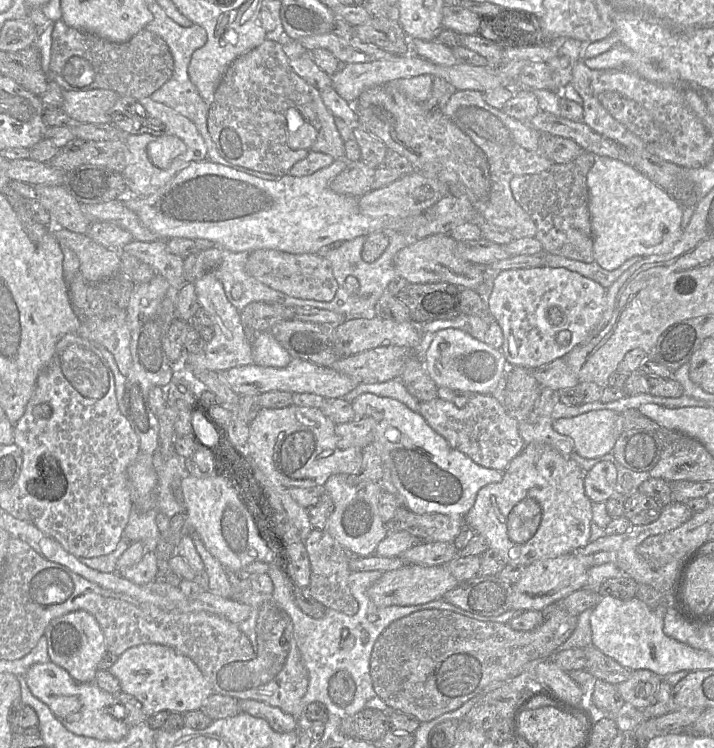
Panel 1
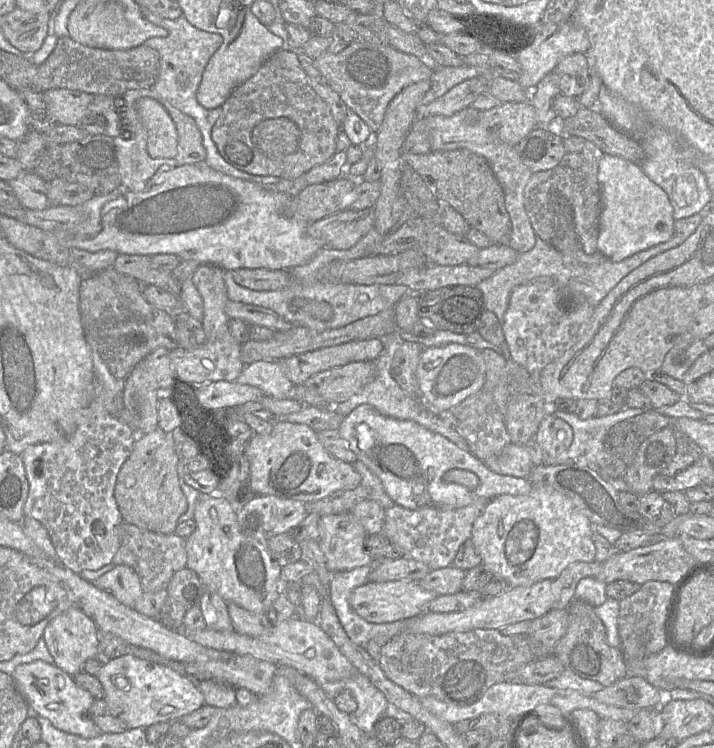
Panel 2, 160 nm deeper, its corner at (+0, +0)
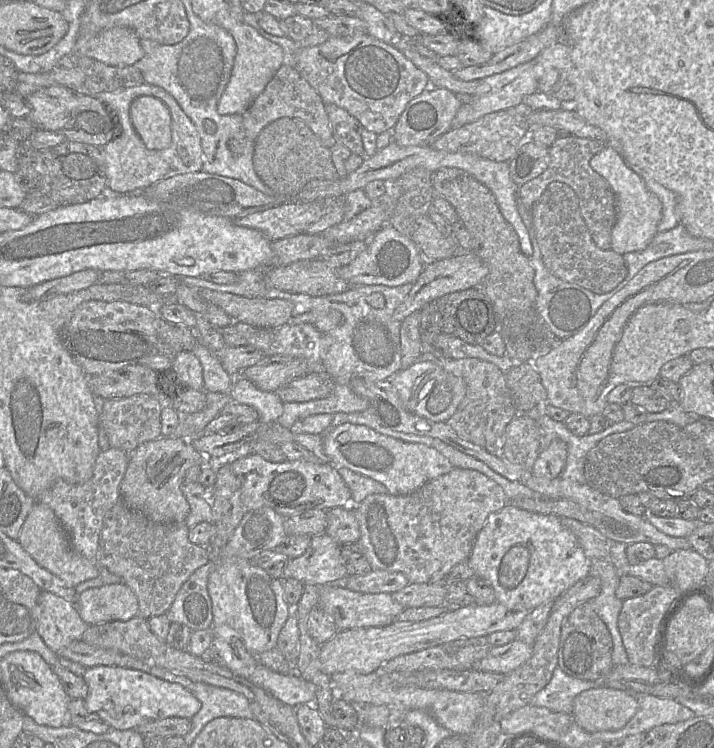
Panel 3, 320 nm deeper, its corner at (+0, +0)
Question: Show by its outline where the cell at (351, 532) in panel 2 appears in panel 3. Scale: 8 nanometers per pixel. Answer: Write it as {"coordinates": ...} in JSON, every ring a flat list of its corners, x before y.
{"coordinates":[[325,532,313,536,305,553,290,559,285,578,294,578,303,585,323,586,348,576,341,547]]}

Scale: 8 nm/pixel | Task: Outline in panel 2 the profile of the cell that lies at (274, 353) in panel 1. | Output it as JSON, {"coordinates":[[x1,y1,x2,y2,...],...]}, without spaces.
{"coordinates":[[279,360,257,361,245,366,235,380,240,384,254,386,266,396,289,399,293,383,284,374]]}

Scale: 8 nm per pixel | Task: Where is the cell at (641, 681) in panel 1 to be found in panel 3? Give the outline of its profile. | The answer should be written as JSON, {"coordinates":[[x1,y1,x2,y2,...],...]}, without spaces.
{"coordinates":[[607,686,584,691,573,701,573,717,586,732,622,729,639,710,639,702,627,691]]}

